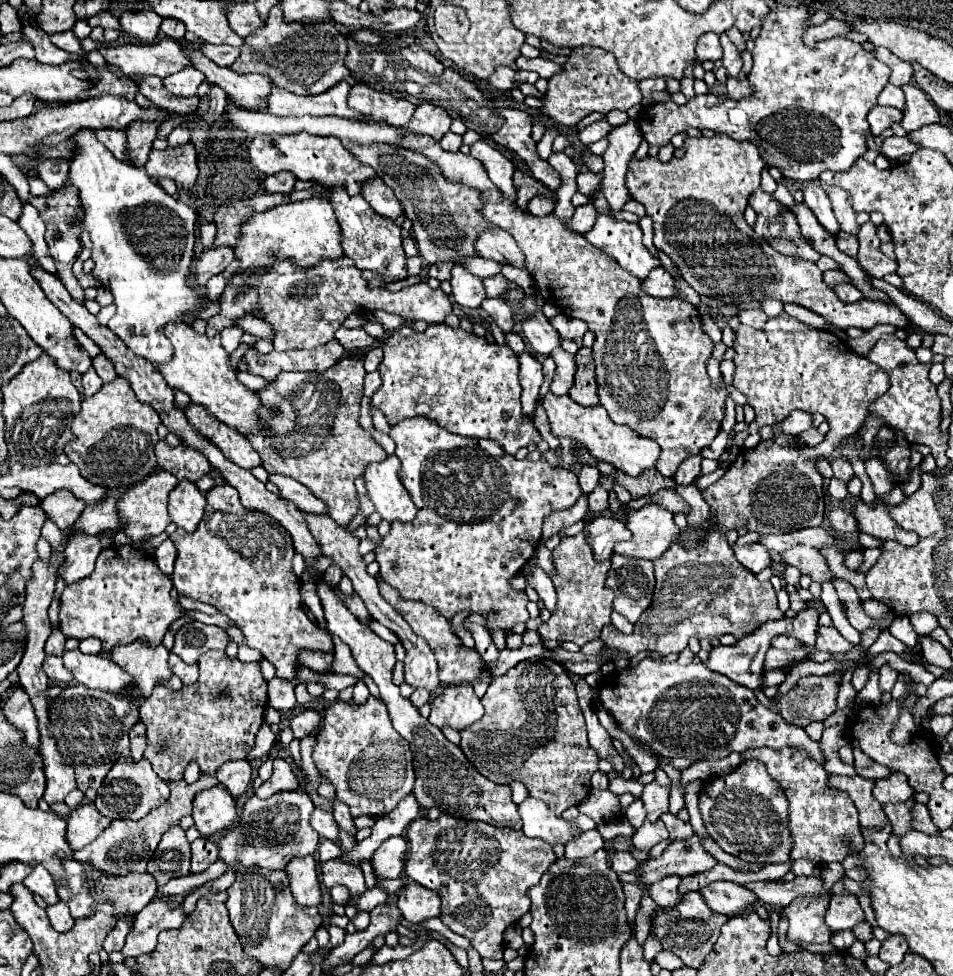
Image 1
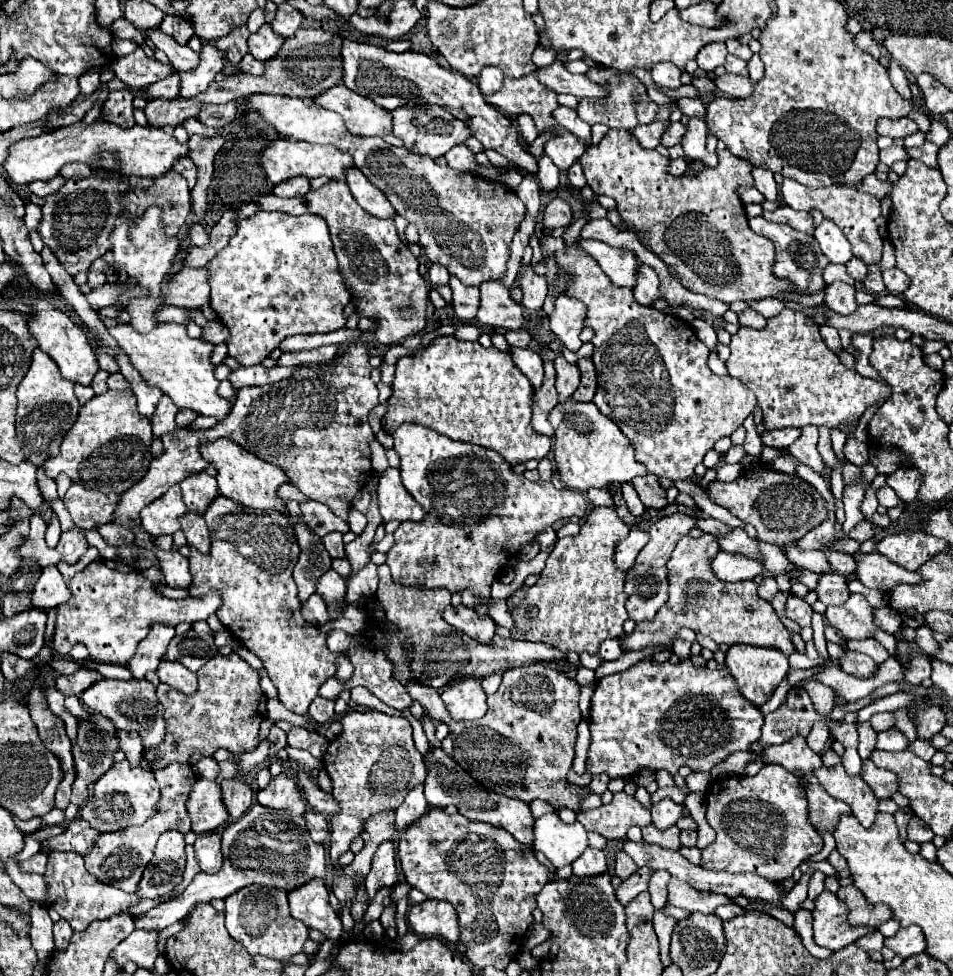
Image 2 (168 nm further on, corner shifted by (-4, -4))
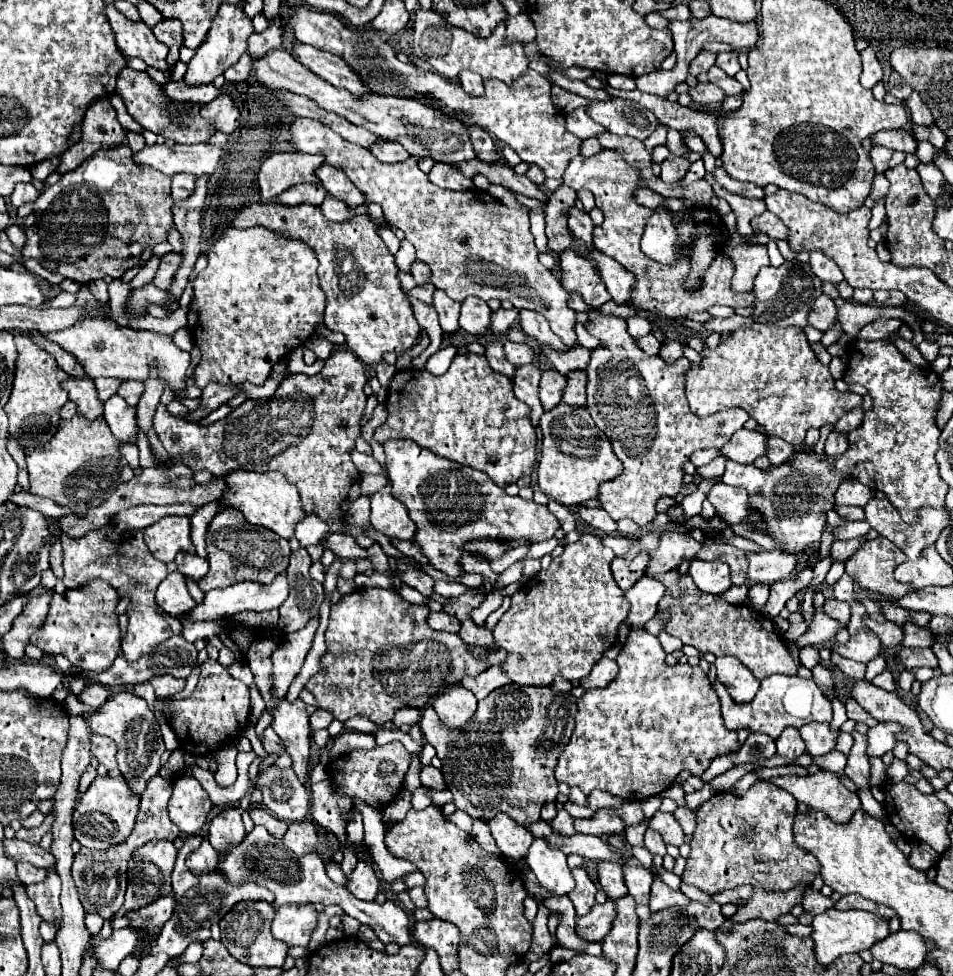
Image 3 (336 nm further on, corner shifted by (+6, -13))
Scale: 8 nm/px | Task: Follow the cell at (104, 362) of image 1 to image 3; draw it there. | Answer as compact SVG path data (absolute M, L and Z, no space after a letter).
M114 395L104 403L104 419L118 441L136 443L136 409L120 395Z

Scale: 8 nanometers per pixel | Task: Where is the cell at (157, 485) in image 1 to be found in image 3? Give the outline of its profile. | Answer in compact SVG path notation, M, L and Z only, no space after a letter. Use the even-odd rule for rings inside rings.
M166 517L162 521L164 529L154 529L146 527L144 529L144 541L150 549L152 555L162 557L160 561L170 563L174 561L176 553L186 551L186 553L196 553L194 545L190 541L190 521L188 517ZM152 529L152 533L150 533Z

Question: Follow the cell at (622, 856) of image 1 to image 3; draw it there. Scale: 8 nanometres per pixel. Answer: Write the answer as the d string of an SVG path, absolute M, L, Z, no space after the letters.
M600 861L598 863L598 883L610 899L618 899L628 893L624 885L624 877L622 877L622 867L618 863Z

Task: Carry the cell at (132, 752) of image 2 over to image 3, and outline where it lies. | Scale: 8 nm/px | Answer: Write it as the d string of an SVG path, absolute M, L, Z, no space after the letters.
M92 735L90 737L92 743L92 755L98 759L100 765L104 765L108 771L114 771L116 765L116 743L110 737L102 737L102 735Z

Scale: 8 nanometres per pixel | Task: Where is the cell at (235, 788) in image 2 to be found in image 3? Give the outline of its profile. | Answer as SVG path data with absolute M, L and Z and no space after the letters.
M228 807L218 817L214 817L208 825L208 841L214 845L218 855L224 855L228 847L238 845L246 837L240 811L236 807Z

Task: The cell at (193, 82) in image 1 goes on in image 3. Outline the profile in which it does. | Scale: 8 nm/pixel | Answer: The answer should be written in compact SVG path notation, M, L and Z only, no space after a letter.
M222 3L218 13L216 13L216 17L214 17L214 21L212 21L212 29L208 31L208 37L196 49L196 55L188 63L188 71L184 75L184 81L188 85L206 85L206 83L212 83L218 75L222 75L228 67L232 67L246 53L246 41L248 41L248 37L252 33L254 33L252 21L246 17L242 7Z

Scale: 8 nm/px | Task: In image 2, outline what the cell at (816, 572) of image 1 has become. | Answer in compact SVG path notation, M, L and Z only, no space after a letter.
M834 572L832 574L820 574L816 592L818 592L818 600L824 602L826 606L830 606L830 604L840 606L850 596L848 586L846 586L846 578L842 574L834 574Z

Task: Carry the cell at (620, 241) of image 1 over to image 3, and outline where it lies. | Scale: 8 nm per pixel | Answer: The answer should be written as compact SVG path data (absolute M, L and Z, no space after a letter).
M572 249L562 251L558 259L566 291L578 293L584 299L584 303L590 307L600 307L602 303L612 299L604 289L604 283L600 281L600 275L596 273L594 263L590 259L578 255Z

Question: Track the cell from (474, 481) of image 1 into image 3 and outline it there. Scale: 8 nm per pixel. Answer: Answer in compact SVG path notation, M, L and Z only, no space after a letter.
M388 439L384 443L384 451L392 495L408 507L410 519L416 523L418 531L414 541L420 543L422 553L430 559L430 563L448 577L464 575L460 569L460 557L464 551L460 551L460 547L466 541L488 537L496 541L528 539L534 543L552 539L560 527L548 507L526 501L518 495L506 495L504 489L492 485L488 475L482 471L432 455L430 449L406 439Z

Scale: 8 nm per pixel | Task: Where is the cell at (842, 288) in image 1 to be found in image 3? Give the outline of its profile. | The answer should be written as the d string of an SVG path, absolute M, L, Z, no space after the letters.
M820 295L808 313L808 323L818 331L826 331L834 325L834 321L836 321L834 301L826 295Z

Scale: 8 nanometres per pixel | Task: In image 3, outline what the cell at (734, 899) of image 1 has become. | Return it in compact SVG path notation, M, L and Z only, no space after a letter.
M654 877L652 891L650 891L650 903L648 903L650 911L660 911L660 909L674 907L674 905L686 907L688 903L690 903L690 899L686 899L682 895L682 891L674 891L666 883L662 883L658 877Z

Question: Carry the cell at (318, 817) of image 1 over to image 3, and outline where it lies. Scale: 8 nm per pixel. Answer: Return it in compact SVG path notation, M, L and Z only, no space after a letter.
M302 821L302 823L290 823L288 831L284 833L282 843L294 853L294 855L306 855L316 851L318 845L318 833L314 823Z

